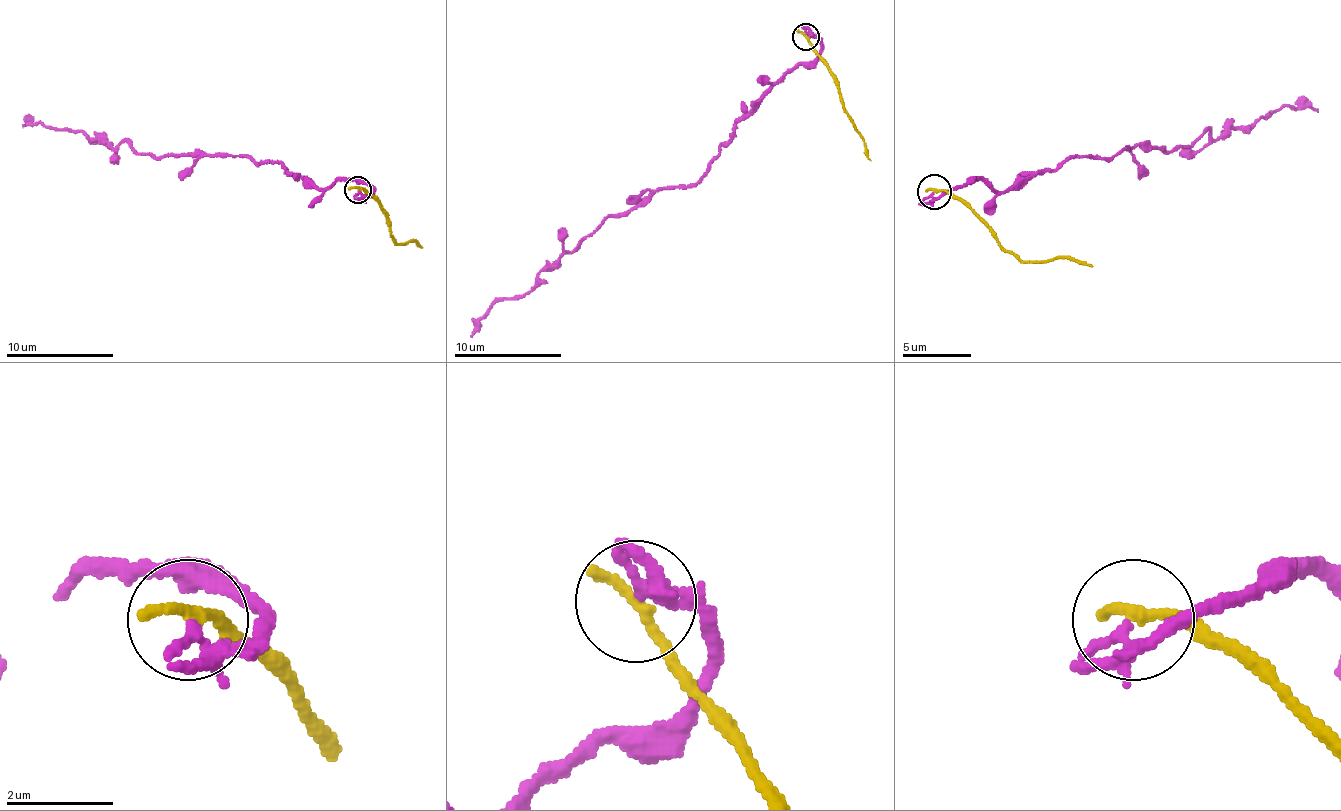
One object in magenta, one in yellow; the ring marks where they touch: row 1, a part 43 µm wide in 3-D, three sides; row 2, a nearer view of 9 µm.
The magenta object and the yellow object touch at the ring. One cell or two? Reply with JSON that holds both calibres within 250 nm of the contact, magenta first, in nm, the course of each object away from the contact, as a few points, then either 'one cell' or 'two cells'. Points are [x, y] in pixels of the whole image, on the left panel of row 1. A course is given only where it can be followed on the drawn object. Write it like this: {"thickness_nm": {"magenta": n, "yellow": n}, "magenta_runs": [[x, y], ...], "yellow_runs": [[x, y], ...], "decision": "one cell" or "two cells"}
{"thickness_nm": {"magenta": 160, "yellow": 280}, "magenta_runs": [[359, 189], [310, 189], [275, 162], [140, 154], [22, 127]], "yellow_runs": [[359, 189], [367, 191], [380, 205], [396, 242], [418, 242], [423, 248]], "decision": "two cells"}

